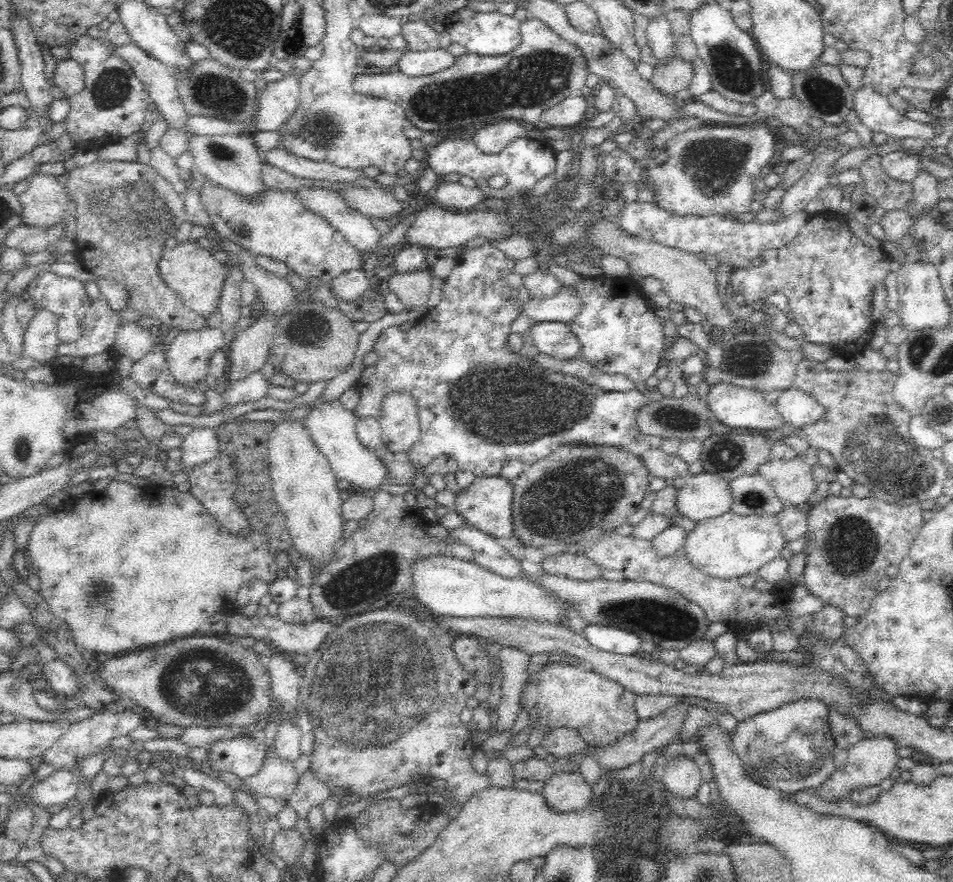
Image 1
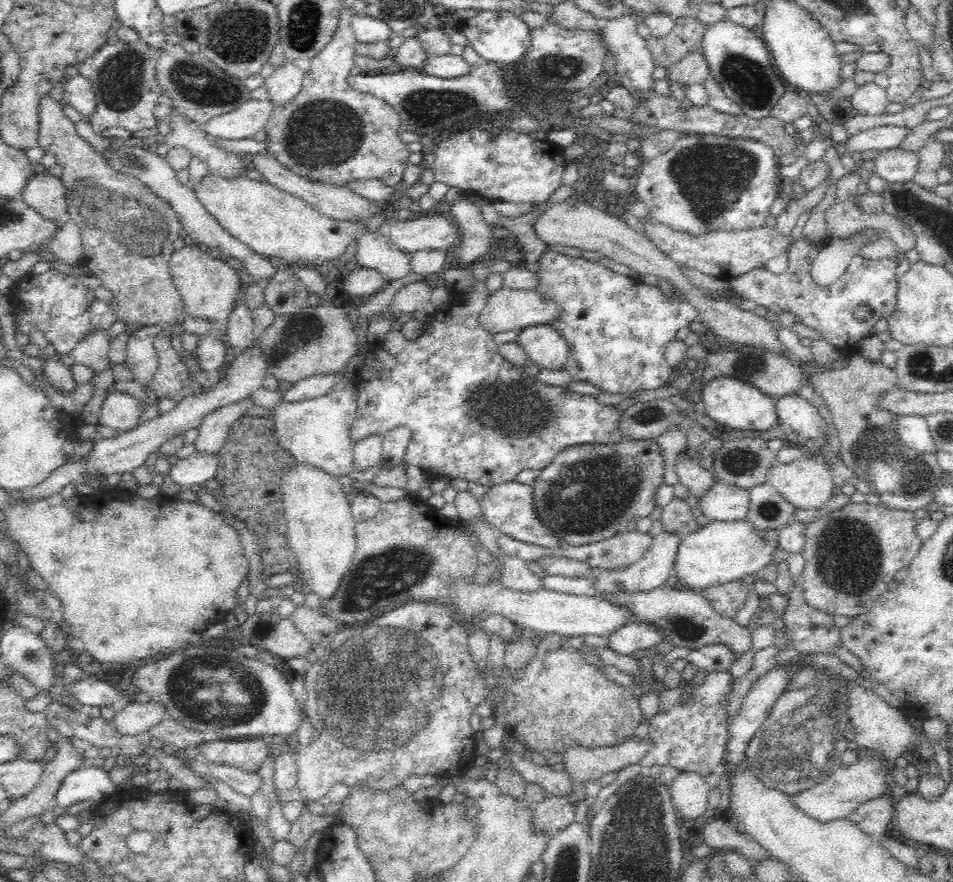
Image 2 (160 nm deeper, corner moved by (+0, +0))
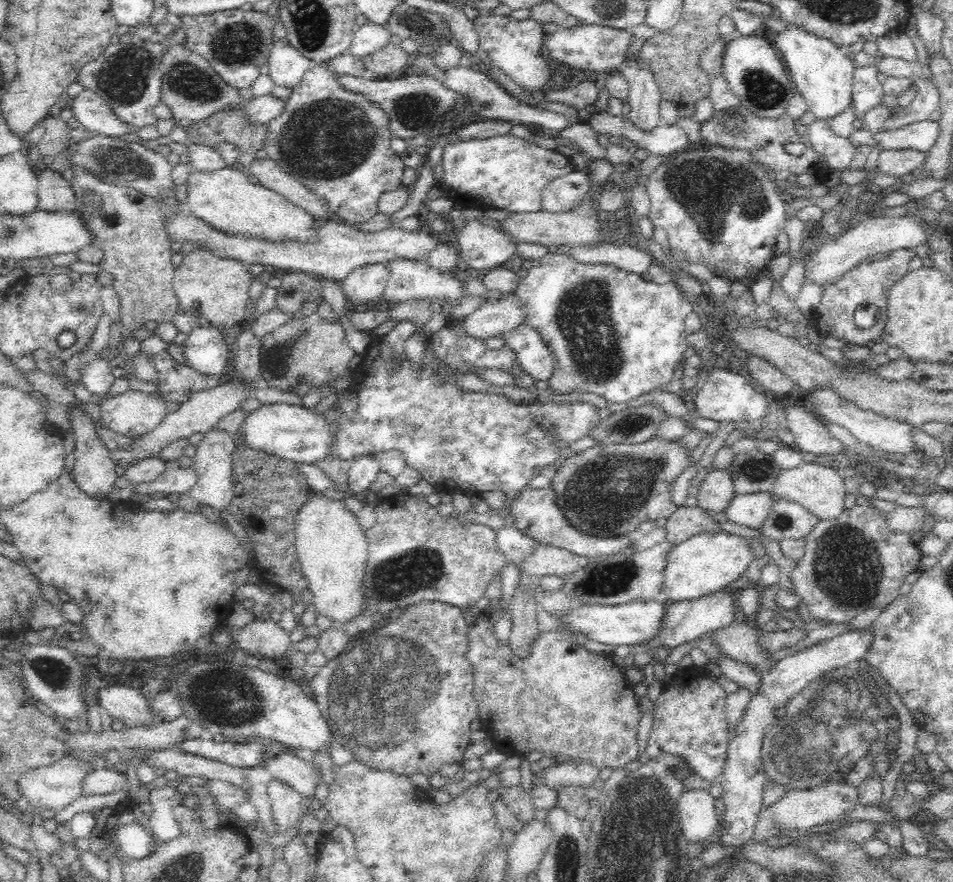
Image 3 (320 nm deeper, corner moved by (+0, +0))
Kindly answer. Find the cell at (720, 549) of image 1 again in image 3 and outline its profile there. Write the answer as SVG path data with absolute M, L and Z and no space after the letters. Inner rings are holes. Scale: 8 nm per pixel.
M722 531L705 532L672 546L664 568L663 595L670 603L691 601L729 587L756 560L748 539Z

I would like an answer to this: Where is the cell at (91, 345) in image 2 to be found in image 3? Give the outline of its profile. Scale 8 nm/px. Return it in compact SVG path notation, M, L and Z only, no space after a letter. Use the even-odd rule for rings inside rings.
M100 354L96 358L92 358L88 364L84 364L81 380L81 384L86 390L99 398L99 403L110 398L108 390L110 390L115 378L111 374L108 362Z

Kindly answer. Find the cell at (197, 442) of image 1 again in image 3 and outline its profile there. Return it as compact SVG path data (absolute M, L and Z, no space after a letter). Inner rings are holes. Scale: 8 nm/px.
M178 463L166 464L164 472L151 482L137 484L133 490L137 495L152 495L158 492L166 492L167 494L185 494L190 492L191 488L196 484L198 473L193 466L181 466Z

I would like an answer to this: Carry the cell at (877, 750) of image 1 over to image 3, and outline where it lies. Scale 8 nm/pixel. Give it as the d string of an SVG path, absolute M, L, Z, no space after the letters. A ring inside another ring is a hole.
M838 774L838 778L819 785L813 789L787 791L786 794L770 807L764 807L755 826L753 839L757 842L767 842L769 839L776 837L777 829L784 828L788 830L808 830L816 828L822 824L838 821L840 816L849 814L860 800L860 790L858 786L850 784L846 780L846 775Z

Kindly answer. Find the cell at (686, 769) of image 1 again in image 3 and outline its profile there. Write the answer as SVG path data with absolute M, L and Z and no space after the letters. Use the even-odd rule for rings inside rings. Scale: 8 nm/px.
M684 789L677 800L679 813L678 830L686 840L696 843L708 843L715 828L720 823L720 816L715 809L713 795L704 790Z

